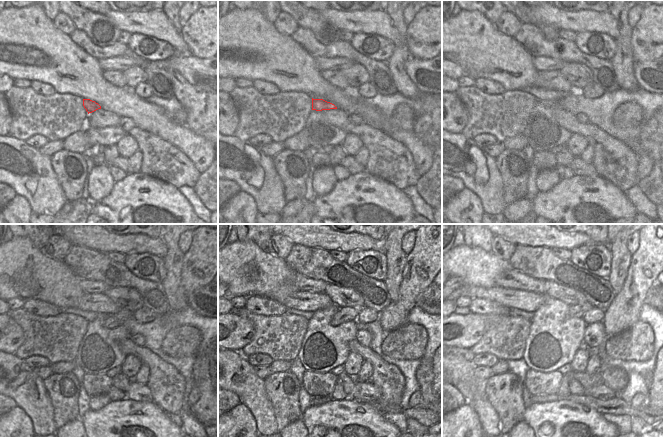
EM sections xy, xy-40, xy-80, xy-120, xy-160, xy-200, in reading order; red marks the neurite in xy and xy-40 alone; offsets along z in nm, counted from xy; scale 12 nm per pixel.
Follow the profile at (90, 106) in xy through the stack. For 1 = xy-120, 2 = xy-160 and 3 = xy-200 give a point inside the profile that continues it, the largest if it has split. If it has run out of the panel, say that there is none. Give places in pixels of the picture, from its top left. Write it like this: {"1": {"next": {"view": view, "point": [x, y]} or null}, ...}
{"1": {"next": {"view": "xy-120", "point": [112, 321]}}, "2": {"next": {"view": "xy-160", "point": [345, 314]}}, "3": {"next": {"view": "xy-200", "point": [578, 311]}}}

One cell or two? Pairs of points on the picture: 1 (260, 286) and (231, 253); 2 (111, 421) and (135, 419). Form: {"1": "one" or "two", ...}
{"1": "one", "2": "one"}

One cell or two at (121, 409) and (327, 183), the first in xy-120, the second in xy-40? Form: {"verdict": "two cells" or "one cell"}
{"verdict": "two cells"}

